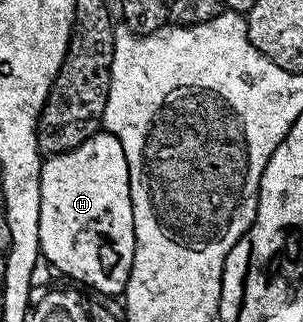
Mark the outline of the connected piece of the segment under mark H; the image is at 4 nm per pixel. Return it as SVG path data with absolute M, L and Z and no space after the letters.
M100 132L85 140L85 144L77 144L69 152L52 154L42 159L39 168L39 195L41 204L39 205L39 252L51 266L56 266L63 274L68 274L75 282L80 282L83 286L88 286L91 290L96 290L99 294L122 295L129 280L129 272L133 268L133 256L135 255L135 225L133 224L133 204L131 203L131 189L129 188L129 164L125 160L125 148L121 148L121 140L117 136L106 132Z

